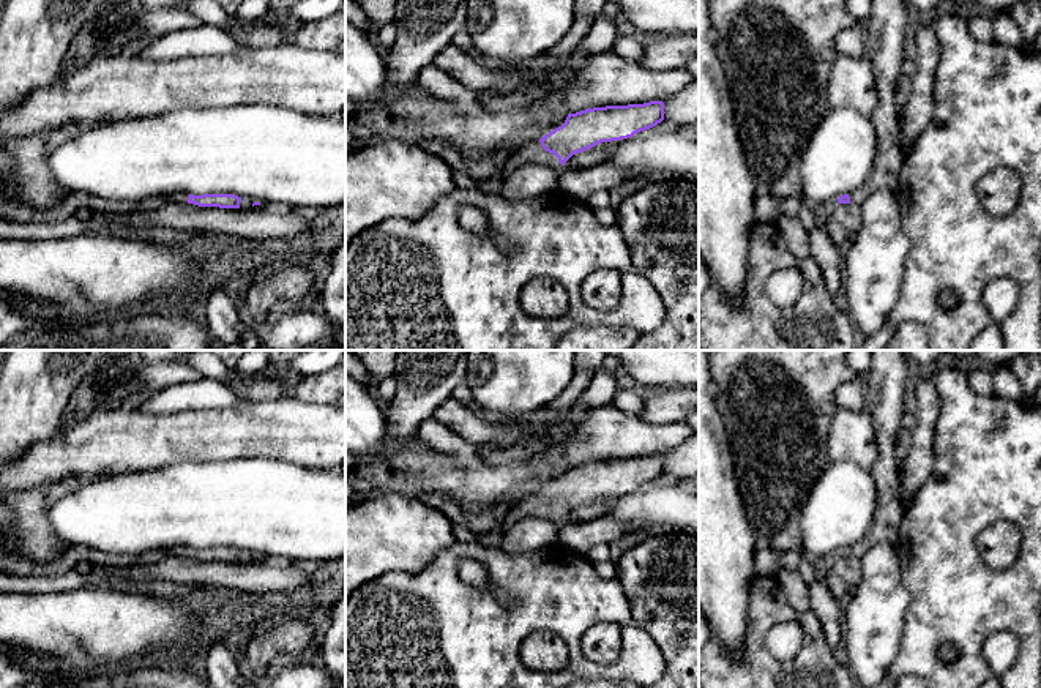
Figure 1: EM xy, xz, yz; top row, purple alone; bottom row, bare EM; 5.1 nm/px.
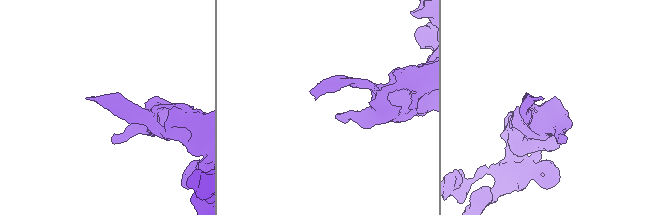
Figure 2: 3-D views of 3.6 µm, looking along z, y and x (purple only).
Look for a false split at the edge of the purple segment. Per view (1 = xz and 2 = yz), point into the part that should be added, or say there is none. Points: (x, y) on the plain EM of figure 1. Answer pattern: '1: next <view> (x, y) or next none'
1: next xz (533, 505)
2: next yz (885, 382)

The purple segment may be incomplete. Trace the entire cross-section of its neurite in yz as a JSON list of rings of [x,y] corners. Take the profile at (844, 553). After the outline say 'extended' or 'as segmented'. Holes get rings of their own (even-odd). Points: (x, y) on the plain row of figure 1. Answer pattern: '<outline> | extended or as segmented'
[[[869,350],[871,368],[863,377],[864,409],[877,439],[877,458],[871,466],[875,480],[875,518],[861,541],[838,552],[839,557],[861,557],[880,543],[894,544],[904,514],[896,495],[899,467],[896,458],[897,432],[902,428],[904,391],[909,376],[905,350]]] | extended

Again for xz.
[[[662,454],[593,461],[568,467],[562,480],[513,505],[502,522],[502,533],[533,516],[557,524],[596,519],[604,511],[601,495],[632,491],[662,473]]] | extended

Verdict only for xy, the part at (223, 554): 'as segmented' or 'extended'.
extended

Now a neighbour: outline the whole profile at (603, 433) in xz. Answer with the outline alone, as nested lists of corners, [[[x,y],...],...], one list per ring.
[[[614,404],[588,409],[550,456],[566,467],[606,459],[662,454],[692,436],[685,421],[653,424]]]

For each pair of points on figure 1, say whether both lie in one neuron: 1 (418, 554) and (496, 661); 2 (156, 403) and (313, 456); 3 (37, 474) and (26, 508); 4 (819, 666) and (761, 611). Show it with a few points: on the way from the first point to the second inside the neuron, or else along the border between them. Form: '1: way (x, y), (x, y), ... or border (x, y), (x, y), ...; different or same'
1: border (456, 542), (444, 548), (421, 570), (391, 572); different
2: border (216, 407), (164, 414), (142, 411); different
3: border (68, 477), (16, 491); different
4: way (814, 644), (813, 631), (798, 617), (783, 611); same

